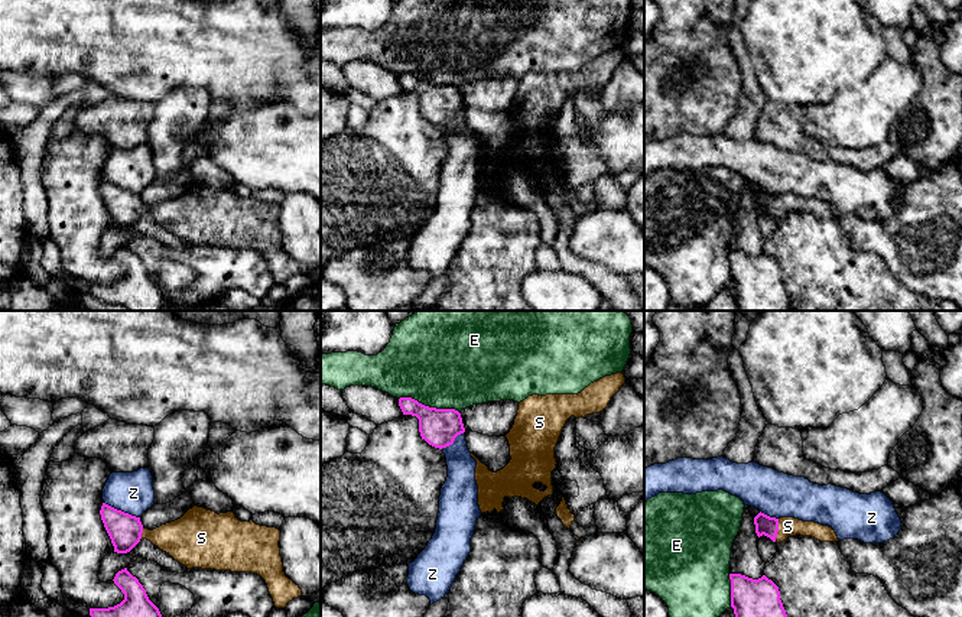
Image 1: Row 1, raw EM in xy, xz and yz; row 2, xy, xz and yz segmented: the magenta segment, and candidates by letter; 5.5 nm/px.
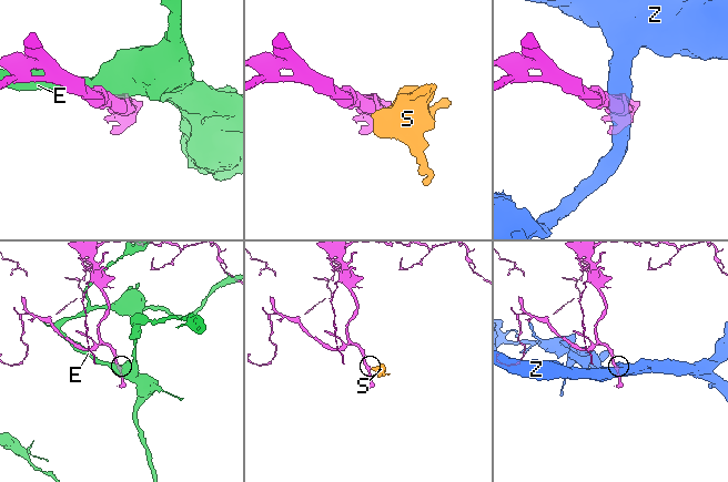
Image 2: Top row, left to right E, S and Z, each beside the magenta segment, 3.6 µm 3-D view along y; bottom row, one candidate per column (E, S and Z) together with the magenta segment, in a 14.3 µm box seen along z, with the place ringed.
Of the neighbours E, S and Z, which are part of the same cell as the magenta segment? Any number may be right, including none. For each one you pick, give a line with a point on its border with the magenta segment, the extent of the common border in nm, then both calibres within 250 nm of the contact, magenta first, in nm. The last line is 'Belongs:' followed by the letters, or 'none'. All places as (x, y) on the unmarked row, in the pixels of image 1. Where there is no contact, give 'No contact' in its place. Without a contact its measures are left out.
S: Touches magenta at yz (777, 207). Shared border 130 nm. Thickness 110 nm (magenta) against 110 nm
Belongs: S

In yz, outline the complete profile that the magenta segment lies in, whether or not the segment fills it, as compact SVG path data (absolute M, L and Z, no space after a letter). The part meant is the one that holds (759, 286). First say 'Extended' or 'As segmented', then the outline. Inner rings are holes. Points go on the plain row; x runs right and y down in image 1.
As segmented. M729 250L731 283L740 311L792 311L779 263L763 251L758 256Z

